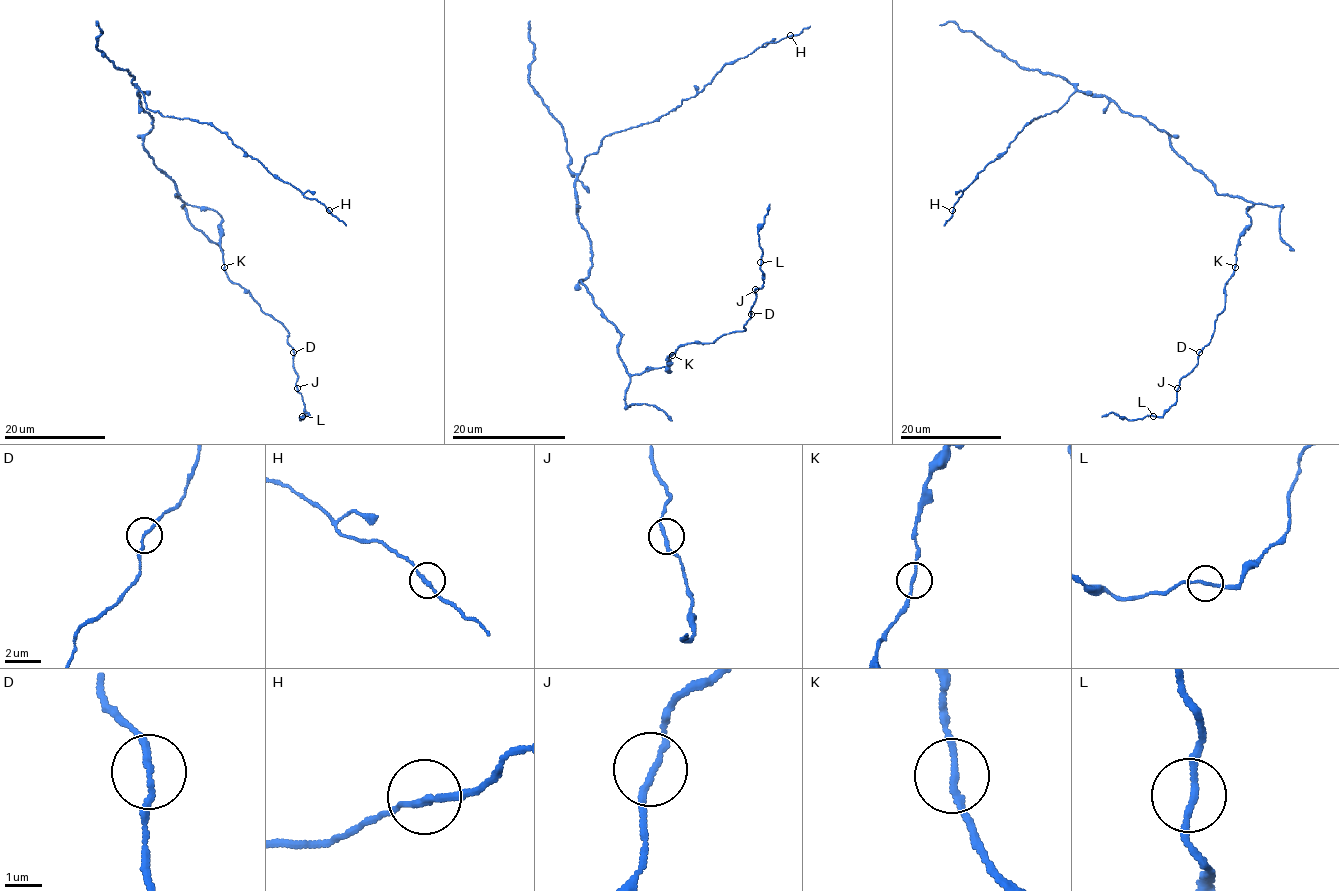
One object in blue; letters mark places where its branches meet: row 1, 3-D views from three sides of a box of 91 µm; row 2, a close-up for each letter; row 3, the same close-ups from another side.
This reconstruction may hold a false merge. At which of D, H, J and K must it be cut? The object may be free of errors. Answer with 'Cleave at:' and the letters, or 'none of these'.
Cleave at: J

